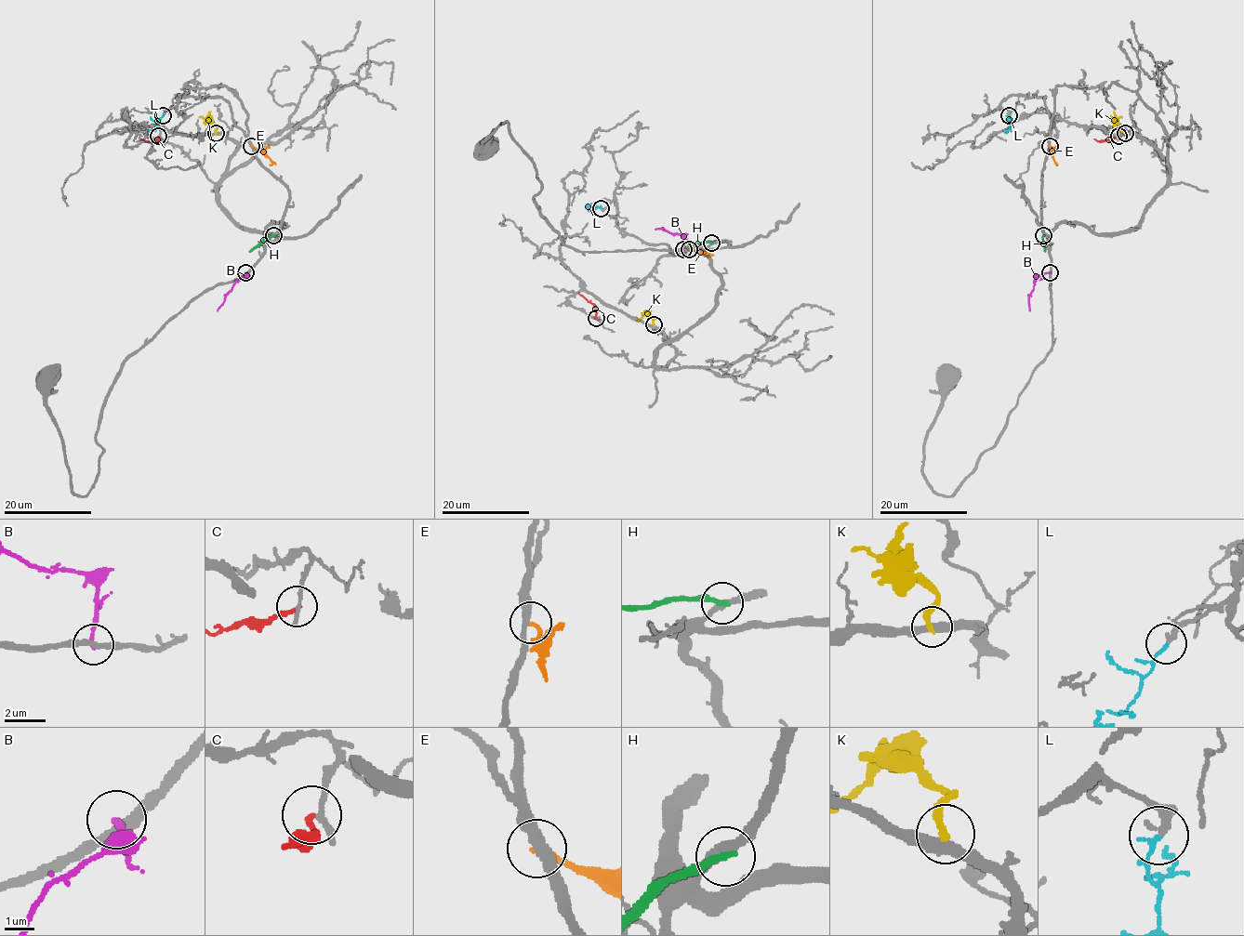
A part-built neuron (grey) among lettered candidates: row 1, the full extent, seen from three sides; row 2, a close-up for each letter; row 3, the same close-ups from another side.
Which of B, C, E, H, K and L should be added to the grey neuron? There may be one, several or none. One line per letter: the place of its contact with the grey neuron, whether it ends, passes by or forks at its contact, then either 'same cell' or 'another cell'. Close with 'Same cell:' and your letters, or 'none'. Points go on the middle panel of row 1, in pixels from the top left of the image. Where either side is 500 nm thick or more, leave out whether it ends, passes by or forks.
B: (683, 249) | it ends | another cell
C: (596, 318) | it ends | another cell
E: (689, 249) | it ends | another cell
H: (711, 243) | it ends | another cell
K: (654, 324) | it ends | another cell
L: (601, 208) | it ends | same cell
Same cell: L

